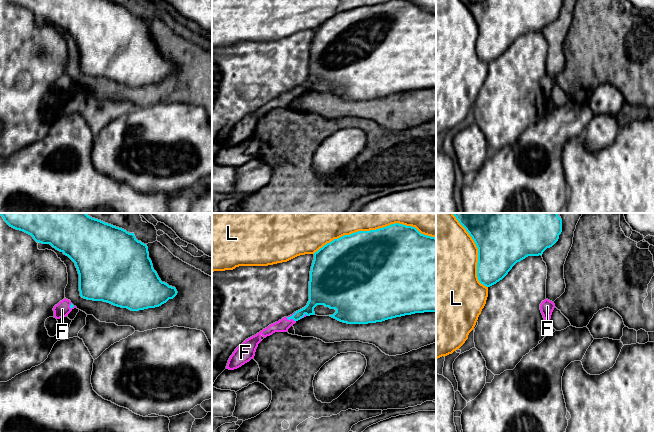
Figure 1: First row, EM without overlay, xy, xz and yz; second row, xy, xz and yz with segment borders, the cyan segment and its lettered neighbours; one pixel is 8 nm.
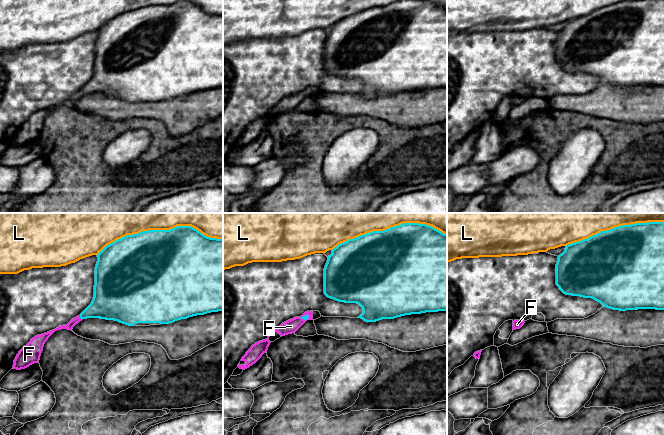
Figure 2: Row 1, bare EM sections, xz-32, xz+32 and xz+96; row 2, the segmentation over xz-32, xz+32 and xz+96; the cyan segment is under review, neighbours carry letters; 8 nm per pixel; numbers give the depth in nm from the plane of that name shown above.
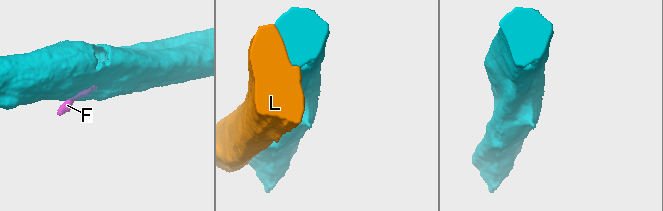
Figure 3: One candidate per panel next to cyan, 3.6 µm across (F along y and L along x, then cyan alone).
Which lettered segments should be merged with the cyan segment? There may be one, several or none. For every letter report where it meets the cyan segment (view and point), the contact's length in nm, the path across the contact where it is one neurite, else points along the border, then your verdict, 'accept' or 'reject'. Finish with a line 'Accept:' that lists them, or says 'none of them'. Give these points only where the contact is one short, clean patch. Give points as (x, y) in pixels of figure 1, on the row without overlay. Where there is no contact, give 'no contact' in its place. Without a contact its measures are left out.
F: meets cyan in xz at (290, 92); contact 90 nm long; runs through xz (315, 74), (302, 89), (290, 92), (284, 100); accept
L: meets cyan in xz at (352, 9); contact 650 nm long; reject
Accept: F

